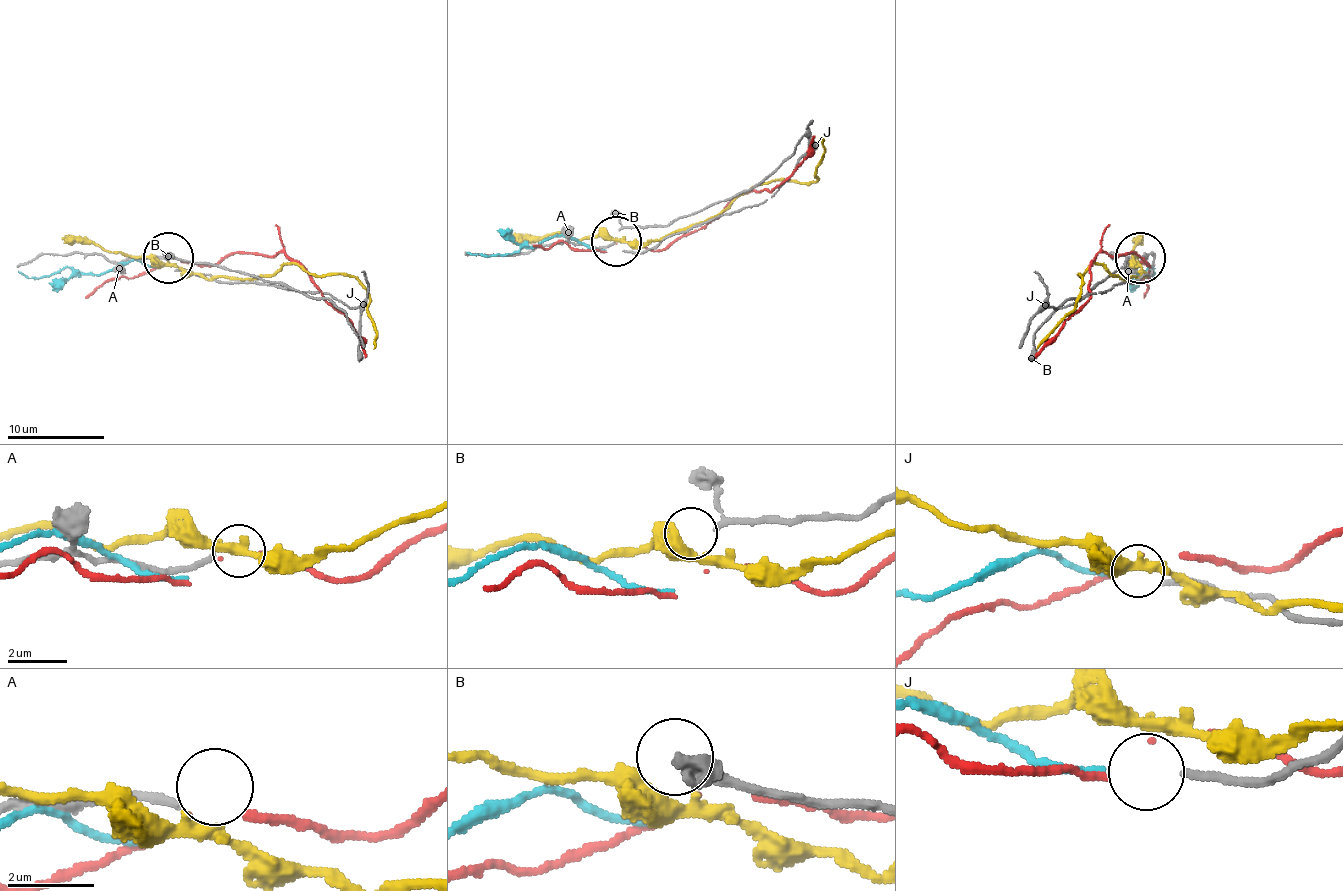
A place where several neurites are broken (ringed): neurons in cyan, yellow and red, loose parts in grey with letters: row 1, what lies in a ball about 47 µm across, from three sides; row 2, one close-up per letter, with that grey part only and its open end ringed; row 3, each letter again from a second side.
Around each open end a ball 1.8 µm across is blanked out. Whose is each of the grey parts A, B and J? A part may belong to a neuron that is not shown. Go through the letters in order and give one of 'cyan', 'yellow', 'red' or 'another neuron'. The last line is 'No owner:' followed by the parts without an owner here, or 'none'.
A: red
B: another neuron
J: cyan
No owner: B

